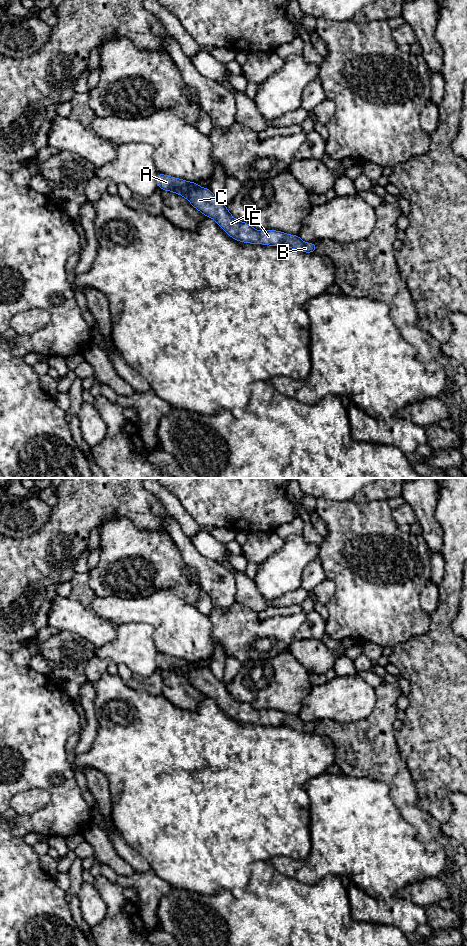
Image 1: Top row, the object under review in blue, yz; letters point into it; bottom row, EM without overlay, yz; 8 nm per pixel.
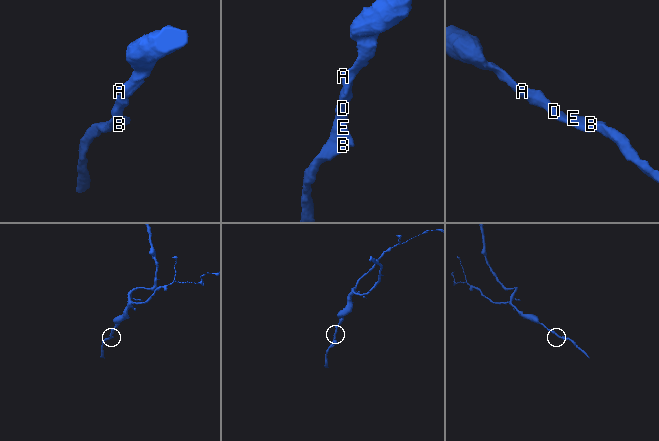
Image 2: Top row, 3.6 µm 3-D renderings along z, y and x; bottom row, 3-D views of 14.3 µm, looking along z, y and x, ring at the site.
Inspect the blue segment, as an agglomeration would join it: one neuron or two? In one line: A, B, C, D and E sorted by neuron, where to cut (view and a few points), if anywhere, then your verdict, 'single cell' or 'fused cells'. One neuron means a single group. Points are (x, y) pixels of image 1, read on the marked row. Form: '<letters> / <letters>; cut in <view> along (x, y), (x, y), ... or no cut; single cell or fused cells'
A B C D E; no cut; single cell

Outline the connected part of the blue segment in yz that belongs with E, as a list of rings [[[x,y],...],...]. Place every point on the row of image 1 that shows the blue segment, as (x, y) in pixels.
[[[160,172],[157,173],[156,181],[158,188],[177,193],[188,199],[195,209],[206,217],[214,219],[236,241],[269,246],[288,246],[305,253],[315,253],[317,243],[305,243],[299,235],[290,235],[273,229],[266,232],[258,231],[250,224],[236,220],[222,200],[218,200],[209,188],[200,188],[199,182],[189,182]]]

